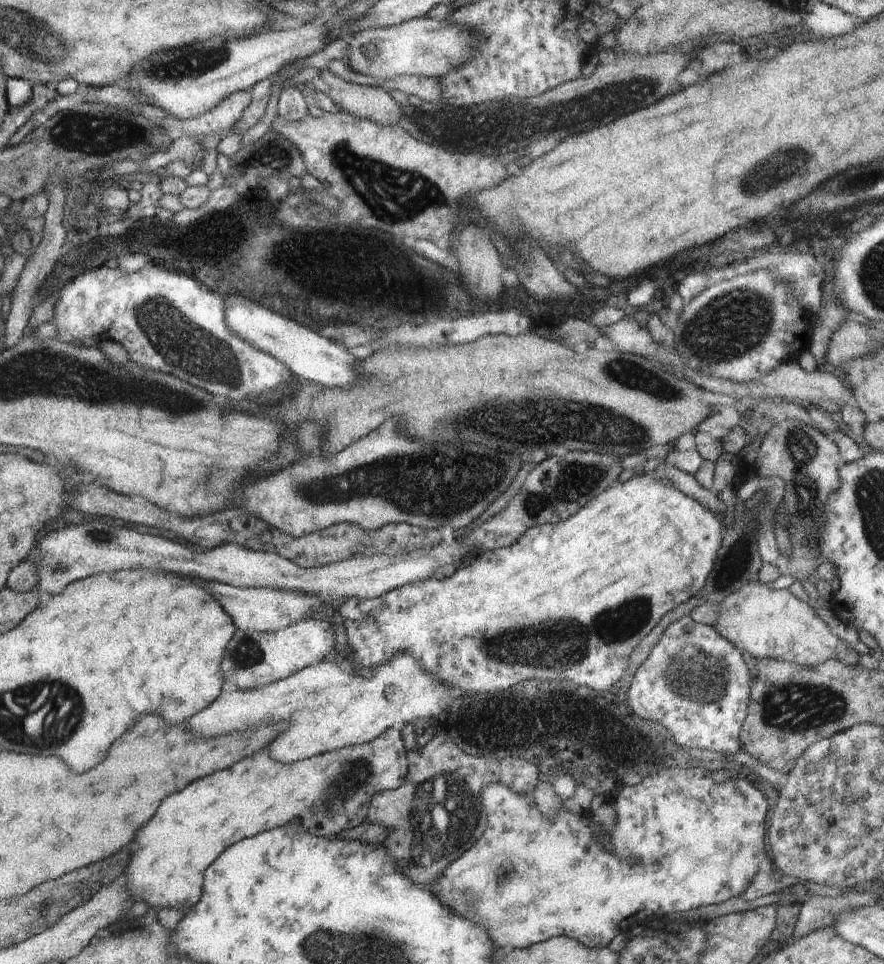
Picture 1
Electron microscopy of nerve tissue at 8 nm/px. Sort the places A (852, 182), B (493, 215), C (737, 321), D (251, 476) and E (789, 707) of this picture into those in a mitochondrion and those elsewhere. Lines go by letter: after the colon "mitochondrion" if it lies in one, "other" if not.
A: mitochondrion
B: other
C: mitochondrion
D: other
E: mitochondrion

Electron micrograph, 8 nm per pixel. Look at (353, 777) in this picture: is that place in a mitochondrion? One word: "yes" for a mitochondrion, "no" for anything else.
yes

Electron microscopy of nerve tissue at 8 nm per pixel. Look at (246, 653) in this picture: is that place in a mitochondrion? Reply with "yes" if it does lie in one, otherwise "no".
yes

